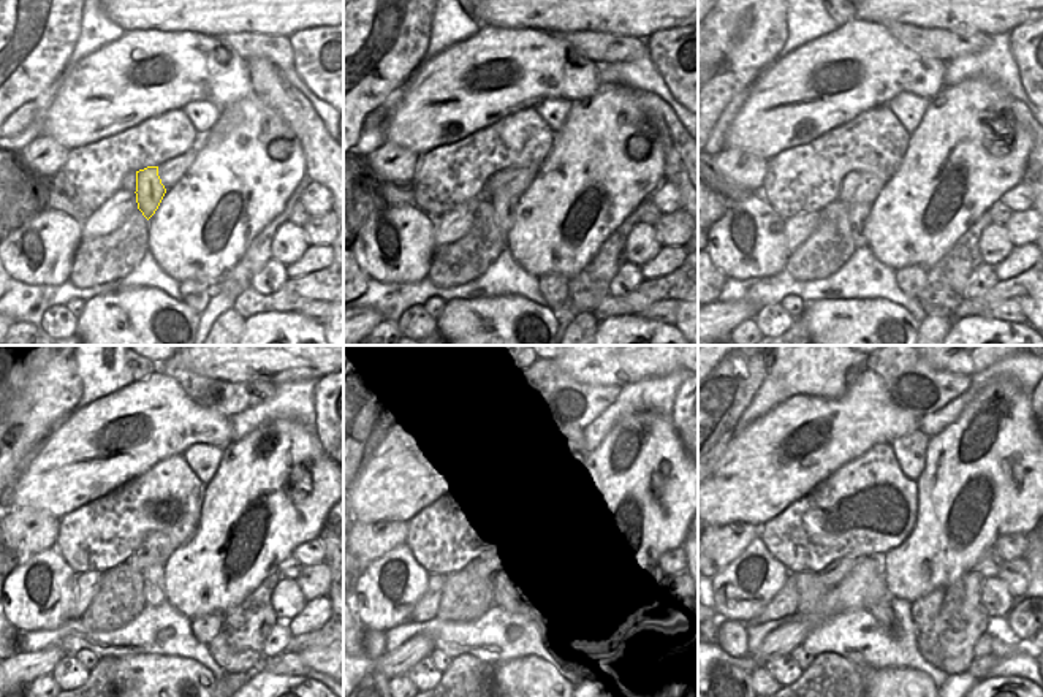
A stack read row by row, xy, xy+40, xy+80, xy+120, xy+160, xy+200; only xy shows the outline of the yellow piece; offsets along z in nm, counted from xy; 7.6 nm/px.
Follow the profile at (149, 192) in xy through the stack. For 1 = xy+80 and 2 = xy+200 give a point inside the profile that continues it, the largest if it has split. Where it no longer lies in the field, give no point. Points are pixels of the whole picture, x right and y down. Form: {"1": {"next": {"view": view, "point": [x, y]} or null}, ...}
{"1": {"next": {"view": "xy+80", "point": [858, 213]}}, "2": {"next": {"view": "xy+200", "point": [882, 612]}}}

